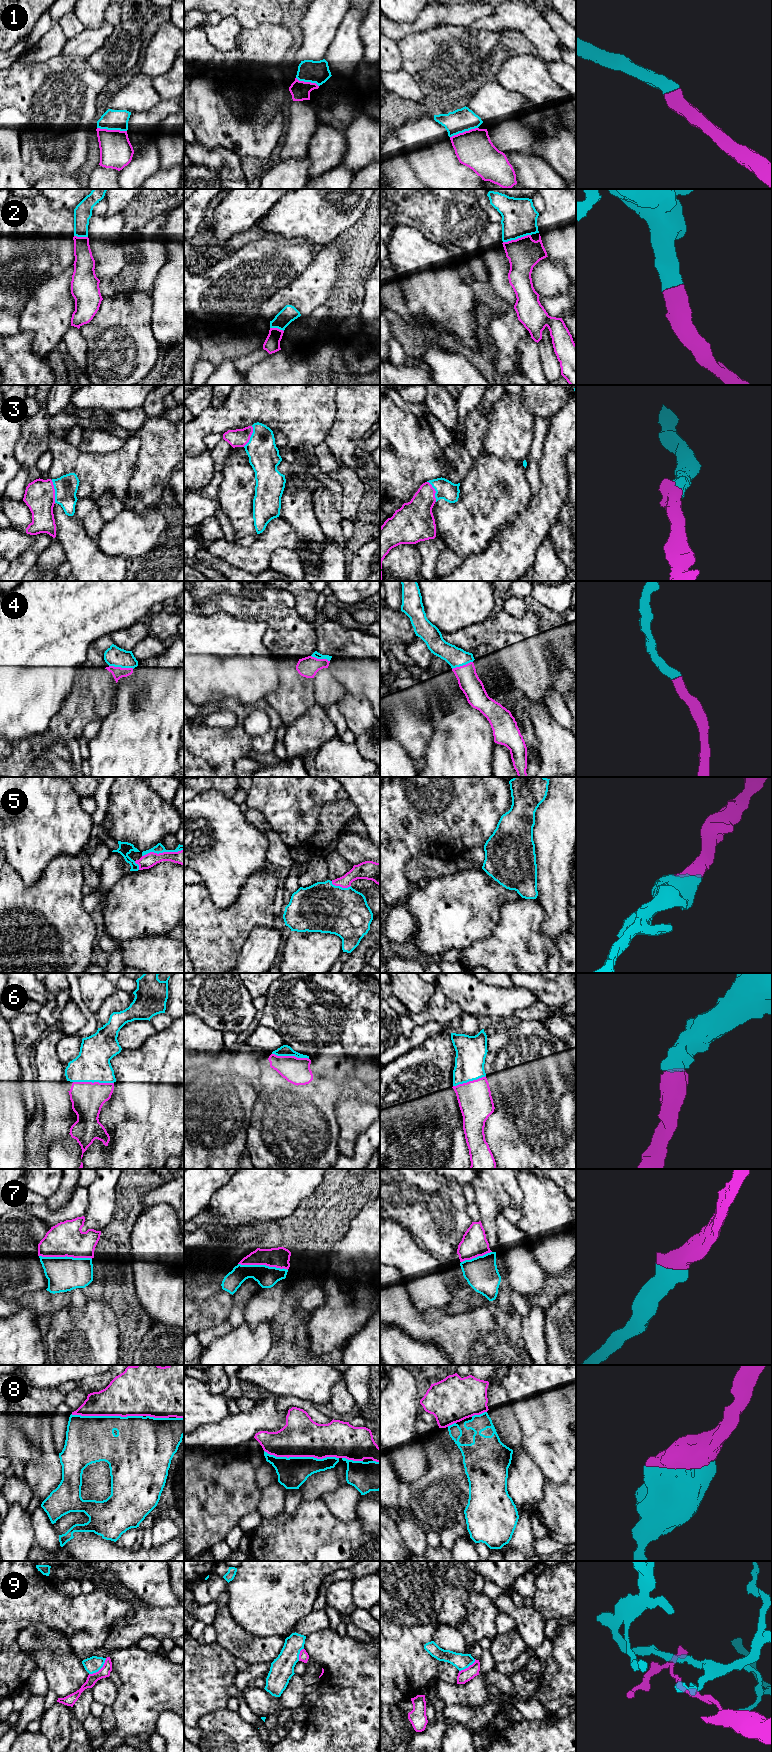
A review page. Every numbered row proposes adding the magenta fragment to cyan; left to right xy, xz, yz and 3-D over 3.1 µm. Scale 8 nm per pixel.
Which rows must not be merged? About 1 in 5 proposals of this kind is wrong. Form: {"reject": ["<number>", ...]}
{"reject": ["9"]}

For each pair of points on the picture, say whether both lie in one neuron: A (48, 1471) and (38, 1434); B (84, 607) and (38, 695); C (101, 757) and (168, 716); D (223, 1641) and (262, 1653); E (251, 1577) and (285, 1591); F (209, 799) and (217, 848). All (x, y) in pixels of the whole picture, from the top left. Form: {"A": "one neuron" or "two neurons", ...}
{"A": "one neuron", "B": "one neuron", "C": "one neuron", "D": "one neuron", "E": "one neuron", "F": "one neuron"}

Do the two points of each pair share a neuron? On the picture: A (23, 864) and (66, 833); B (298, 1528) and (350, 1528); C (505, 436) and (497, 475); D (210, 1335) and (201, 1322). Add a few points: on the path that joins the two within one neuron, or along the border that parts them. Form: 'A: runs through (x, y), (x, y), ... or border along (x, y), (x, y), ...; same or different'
A: runs through (34, 853), (47, 840), (56, 840); same
B: runs through (311, 1528), (337, 1529); same
C: border along (480, 453), (500, 458), (510, 457), (522, 461); different
D: border along (226, 1320), (213, 1327), (200, 1330), (196, 1334); different

